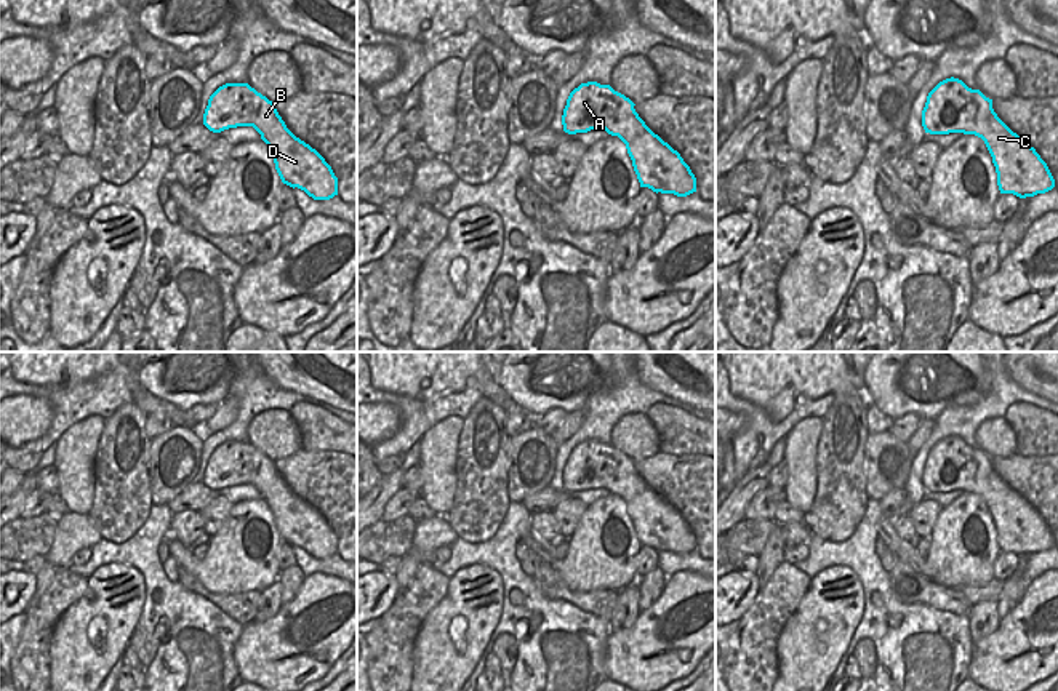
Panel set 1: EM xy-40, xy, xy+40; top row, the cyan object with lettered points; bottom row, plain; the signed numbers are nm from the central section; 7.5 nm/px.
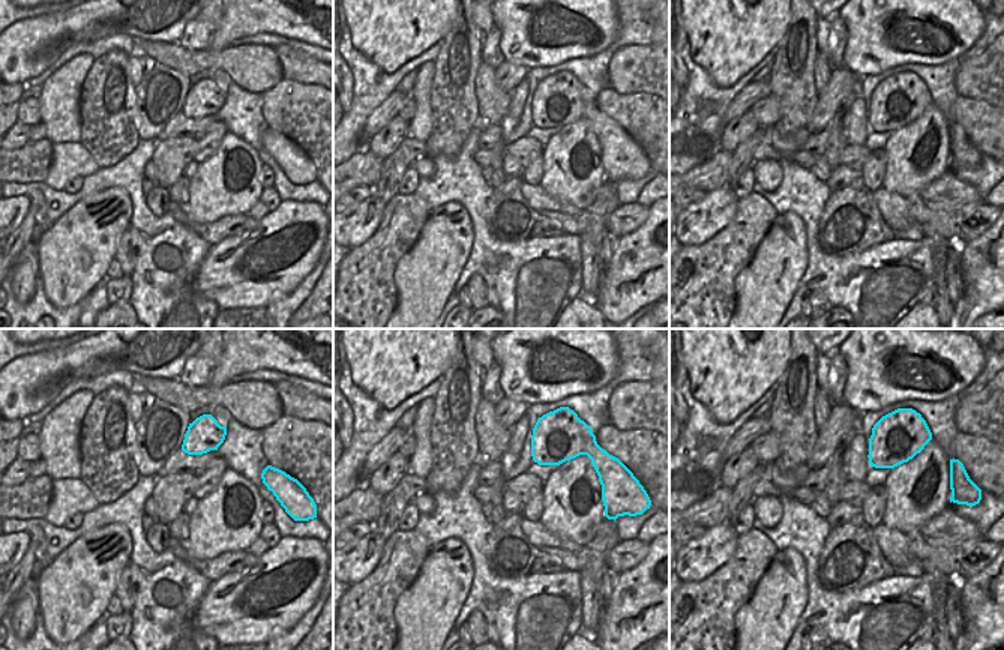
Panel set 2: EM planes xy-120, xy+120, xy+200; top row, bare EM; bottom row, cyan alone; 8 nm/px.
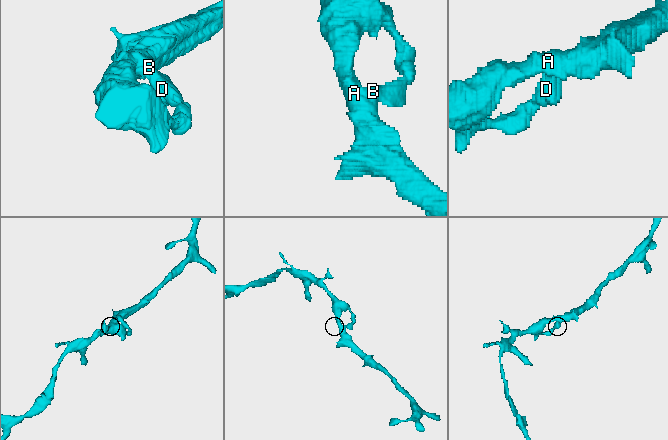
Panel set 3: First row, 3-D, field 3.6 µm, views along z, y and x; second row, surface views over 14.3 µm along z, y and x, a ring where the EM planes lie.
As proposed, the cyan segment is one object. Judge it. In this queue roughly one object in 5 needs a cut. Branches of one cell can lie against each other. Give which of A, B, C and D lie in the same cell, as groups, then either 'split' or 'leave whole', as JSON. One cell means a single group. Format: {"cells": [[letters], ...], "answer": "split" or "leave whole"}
{"cells": [["A", "B", "C", "D"]], "answer": "leave whole"}

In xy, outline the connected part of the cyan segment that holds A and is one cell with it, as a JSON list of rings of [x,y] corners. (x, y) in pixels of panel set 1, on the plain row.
[[[597,440],[575,446],[563,467],[562,483],[568,493],[605,488],[627,507],[640,545],[687,555],[696,550],[696,536],[680,512],[655,493],[634,467],[634,461]]]

